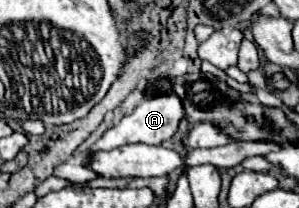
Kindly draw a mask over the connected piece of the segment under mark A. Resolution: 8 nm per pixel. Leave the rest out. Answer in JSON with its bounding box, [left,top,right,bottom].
[89,94,183,154]

